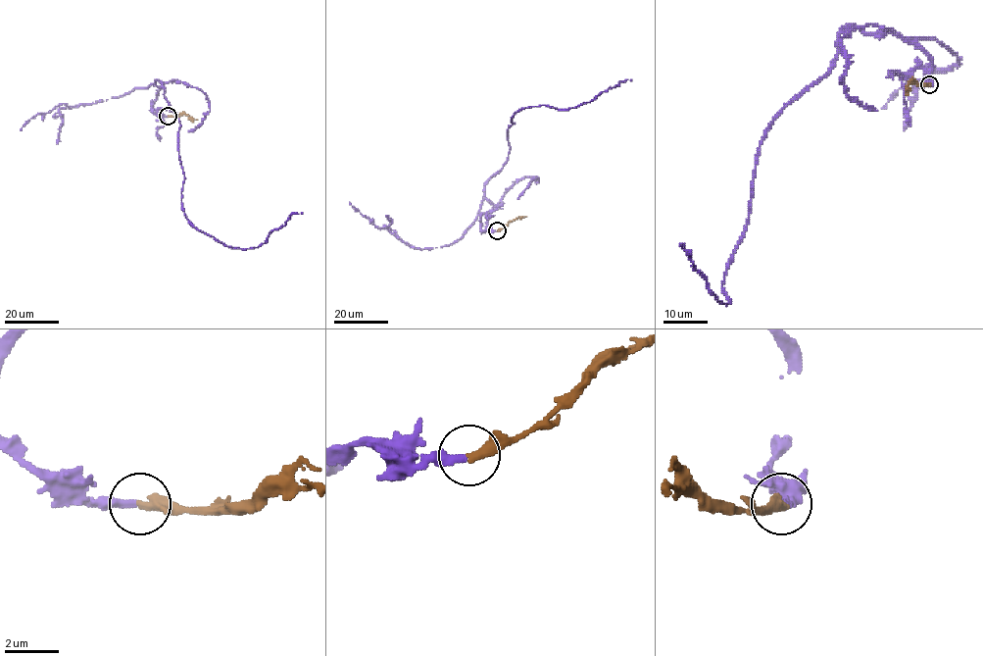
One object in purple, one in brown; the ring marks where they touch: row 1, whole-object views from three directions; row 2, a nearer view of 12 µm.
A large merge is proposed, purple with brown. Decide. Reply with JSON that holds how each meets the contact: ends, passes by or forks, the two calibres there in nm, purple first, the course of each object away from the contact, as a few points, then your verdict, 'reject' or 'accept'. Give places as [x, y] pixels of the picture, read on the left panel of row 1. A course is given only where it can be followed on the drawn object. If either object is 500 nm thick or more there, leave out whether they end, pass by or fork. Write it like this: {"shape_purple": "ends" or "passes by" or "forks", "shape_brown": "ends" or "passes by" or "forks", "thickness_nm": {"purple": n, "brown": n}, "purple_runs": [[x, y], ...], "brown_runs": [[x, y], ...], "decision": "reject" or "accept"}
{"shape_purple": "ends", "shape_brown": "ends", "thickness_nm": {"purple": 280, "brown": 400}, "purple_runs": [[168, 116], [153, 108], [164, 83], [156, 81], [179, 122], [181, 203], [197, 228], [245, 249], [303, 213]], "brown_runs": [[168, 116], [185, 115], [197, 119]], "decision": "accept"}

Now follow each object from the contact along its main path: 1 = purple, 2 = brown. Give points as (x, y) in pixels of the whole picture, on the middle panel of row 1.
1: (497, 230), (482, 231), (493, 207), (485, 185), (507, 160), (513, 116), (542, 105), (574, 108), (632, 80)
2: (497, 230), (526, 216)

